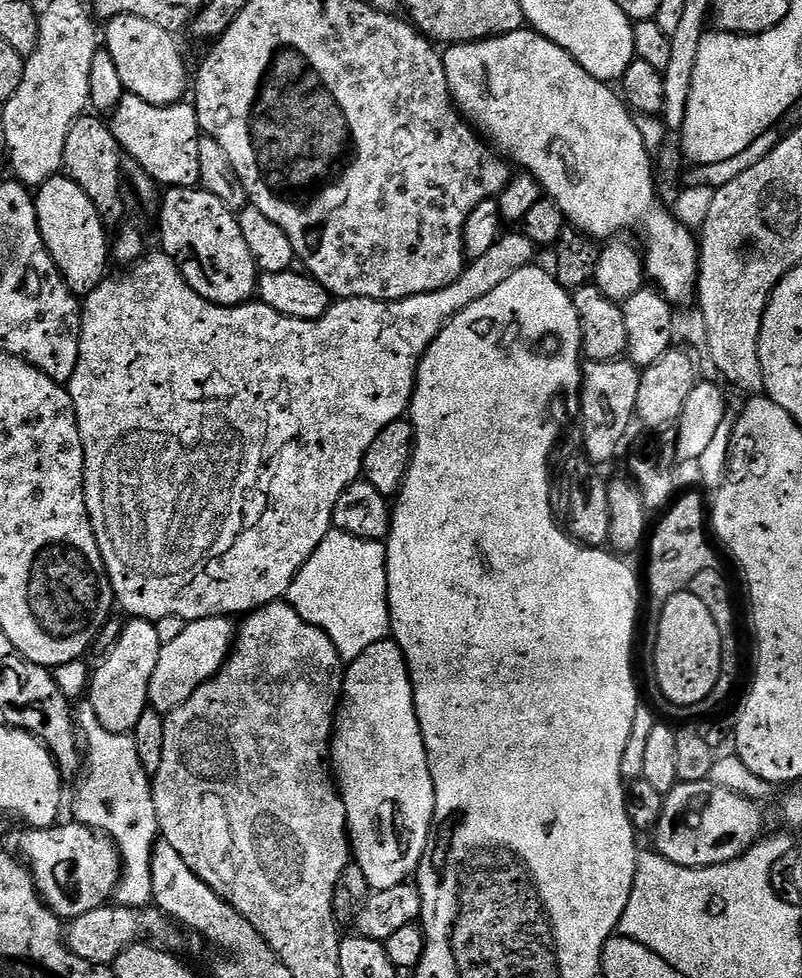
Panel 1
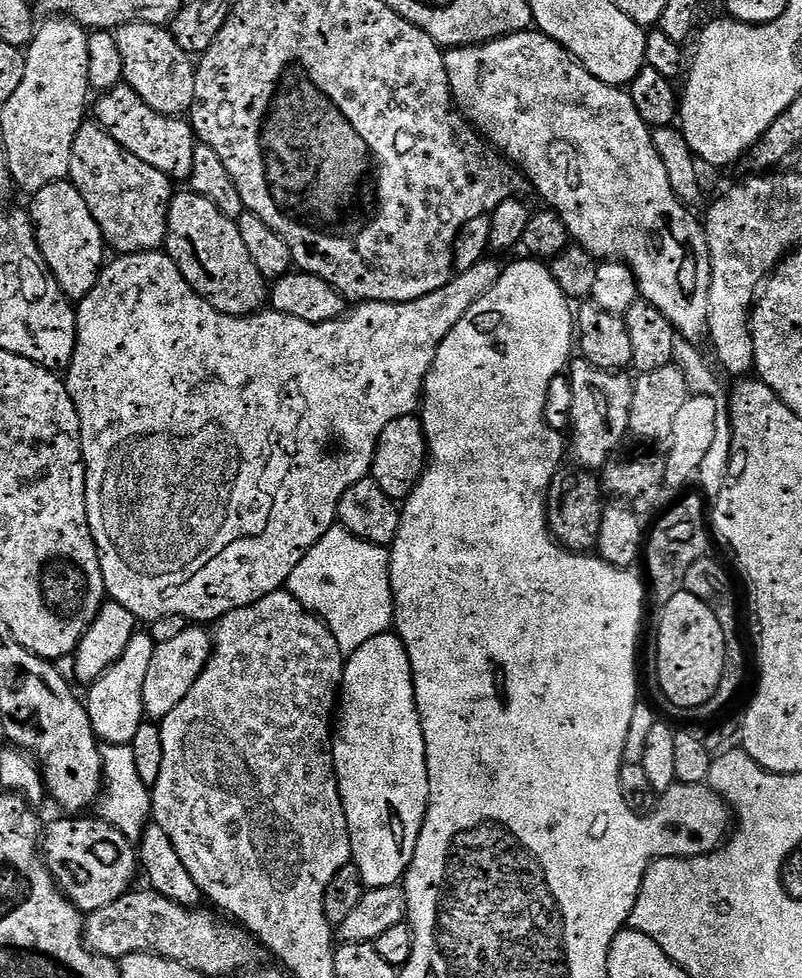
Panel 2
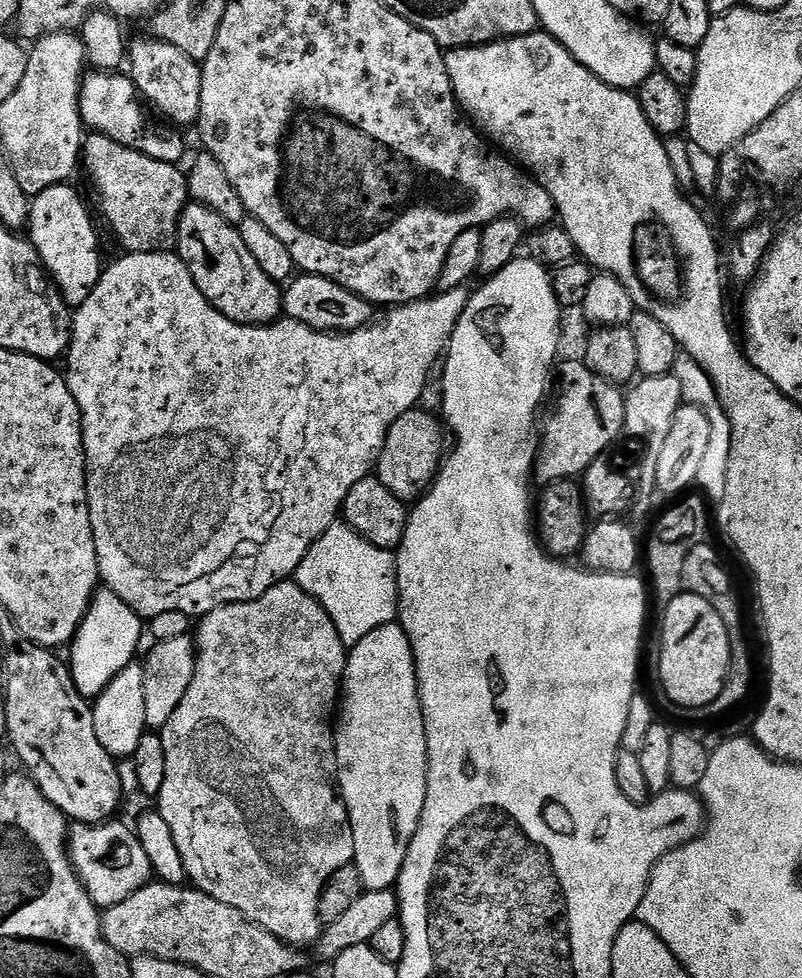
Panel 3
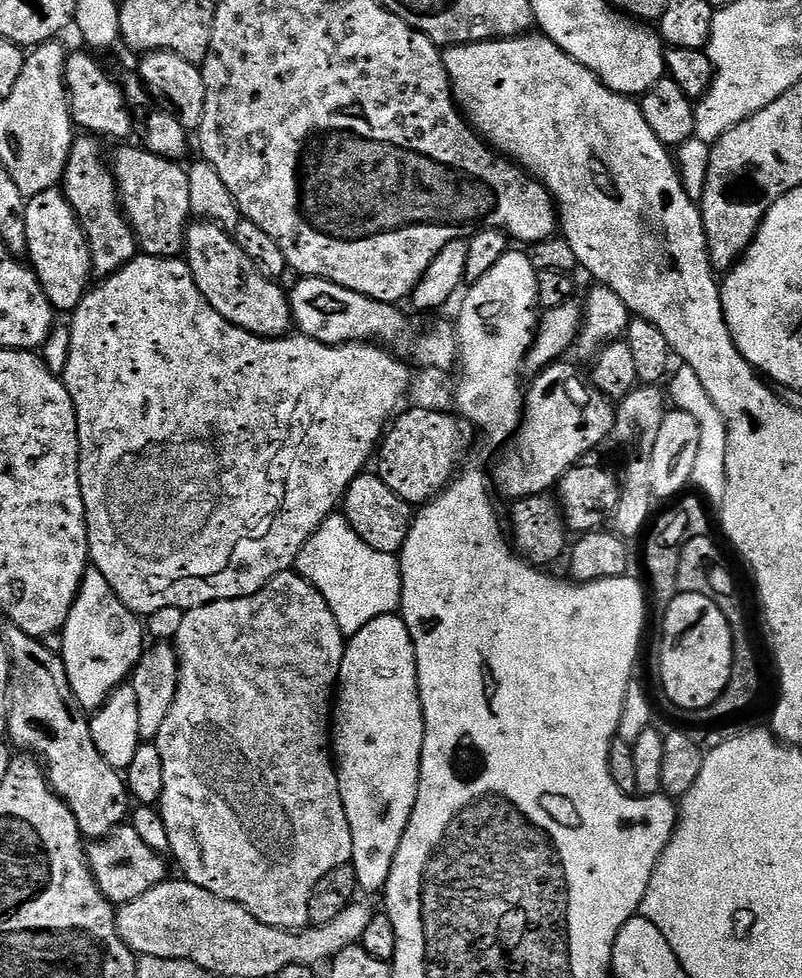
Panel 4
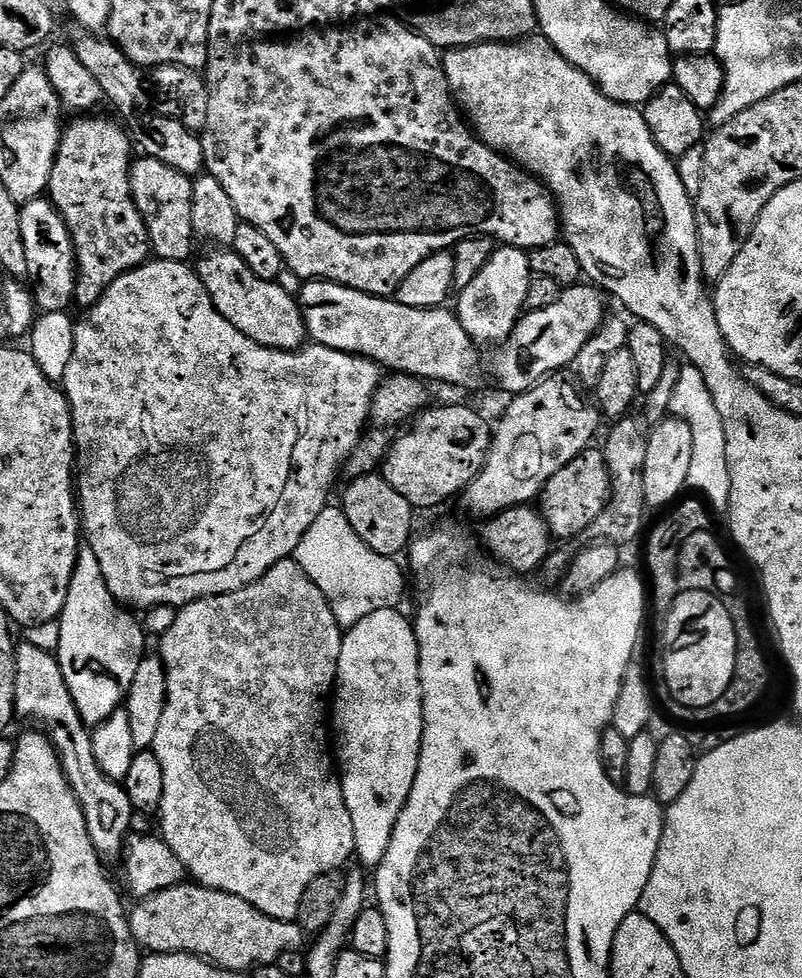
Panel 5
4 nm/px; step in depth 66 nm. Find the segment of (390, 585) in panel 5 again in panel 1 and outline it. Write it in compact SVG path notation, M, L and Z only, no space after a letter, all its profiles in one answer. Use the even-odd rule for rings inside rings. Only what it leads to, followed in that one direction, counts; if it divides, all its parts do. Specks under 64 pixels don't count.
M328 532L318 550L298 570L286 597L310 626L318 626L334 642L340 659L351 662L374 642L389 639L388 549L381 541L363 540L354 534Z

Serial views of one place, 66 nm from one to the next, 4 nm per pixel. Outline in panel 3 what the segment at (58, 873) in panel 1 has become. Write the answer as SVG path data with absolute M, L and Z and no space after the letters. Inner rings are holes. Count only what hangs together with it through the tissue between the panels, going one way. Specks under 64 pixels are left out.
M73 823L68 833L68 858L72 868L96 907L101 910L118 906L118 902L126 902L130 894L138 894L138 890L154 880L150 858L146 858L146 850L142 850L142 842L135 831L129 825L127 828L124 824L116 823Z

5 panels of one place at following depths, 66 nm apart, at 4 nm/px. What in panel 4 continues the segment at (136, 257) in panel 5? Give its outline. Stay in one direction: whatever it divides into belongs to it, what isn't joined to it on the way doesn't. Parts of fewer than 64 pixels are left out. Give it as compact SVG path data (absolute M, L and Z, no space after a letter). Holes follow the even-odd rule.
M80 134L72 141L70 158L64 171L62 191L70 202L74 214L80 219L82 230L92 251L92 275L107 278L126 266L138 254L136 236L128 225L128 217L120 207L120 194L116 191L116 177L99 139L91 134Z

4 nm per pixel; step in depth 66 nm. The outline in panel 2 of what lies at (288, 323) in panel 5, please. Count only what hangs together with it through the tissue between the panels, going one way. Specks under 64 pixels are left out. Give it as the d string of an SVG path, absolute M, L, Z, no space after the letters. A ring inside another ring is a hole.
M191 190L173 195L164 248L178 270L182 270L182 278L214 310L231 316L250 316L269 303L269 285L258 266L250 262L250 253L242 242L242 234L238 234L236 221L222 214L210 198L202 198L202 194Z

